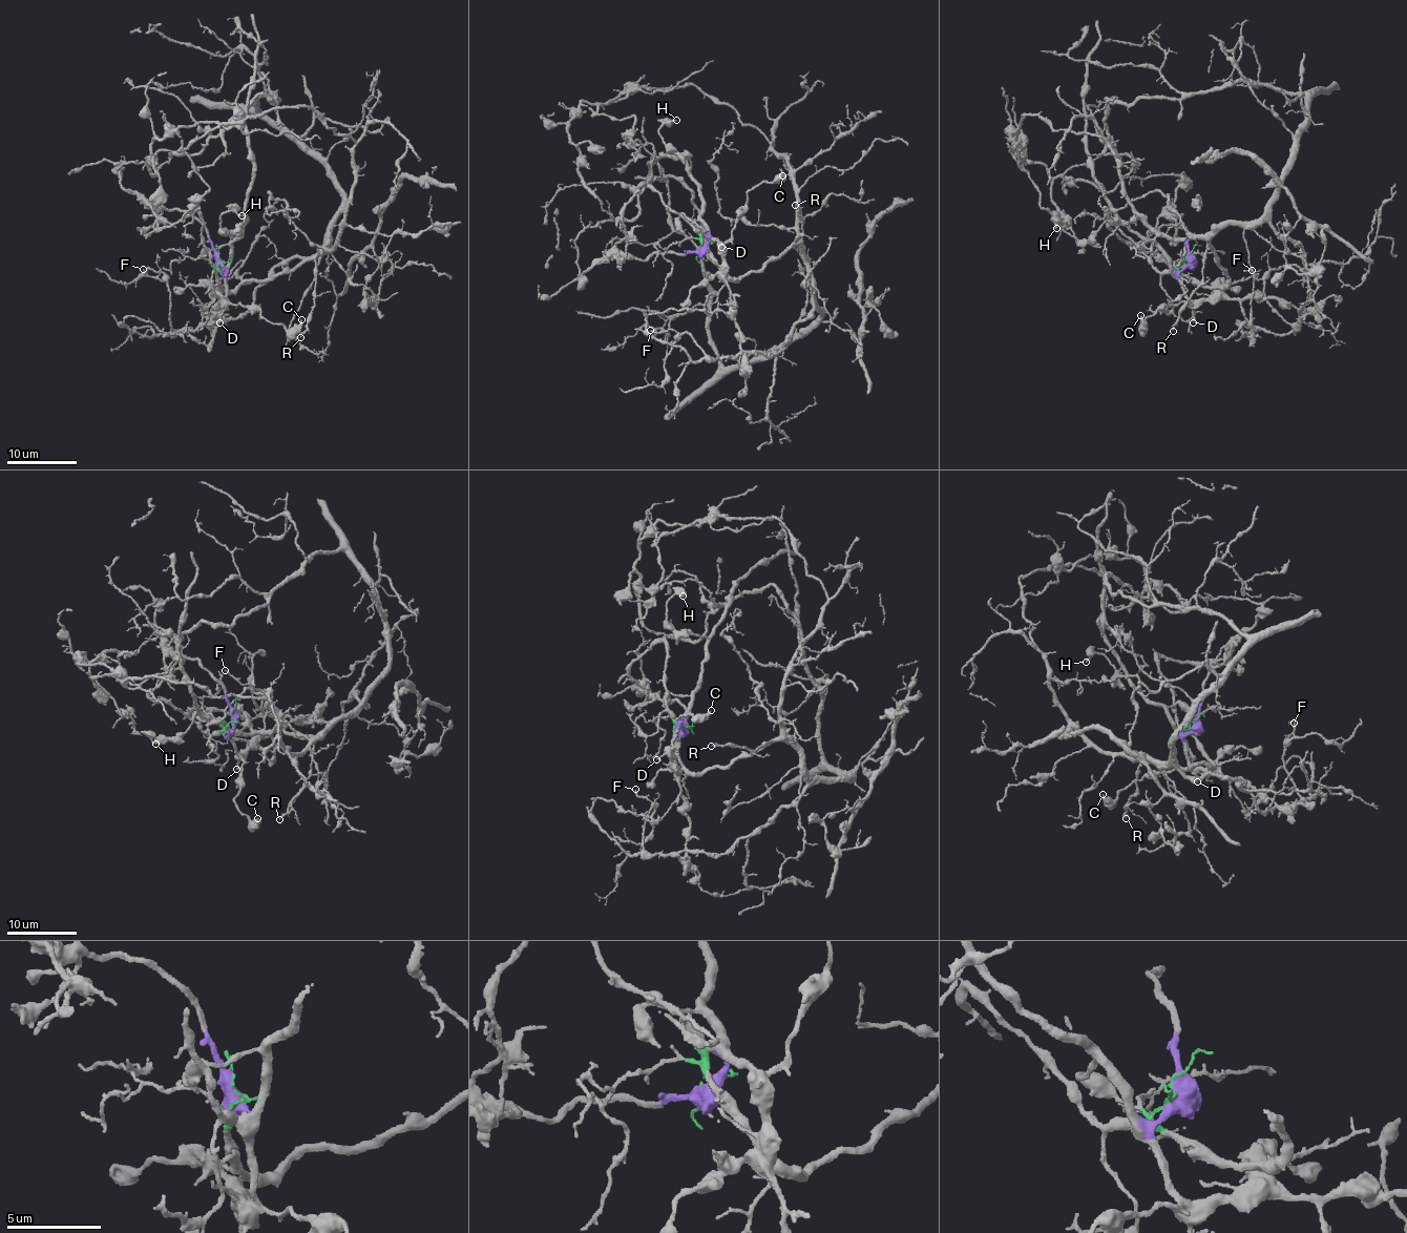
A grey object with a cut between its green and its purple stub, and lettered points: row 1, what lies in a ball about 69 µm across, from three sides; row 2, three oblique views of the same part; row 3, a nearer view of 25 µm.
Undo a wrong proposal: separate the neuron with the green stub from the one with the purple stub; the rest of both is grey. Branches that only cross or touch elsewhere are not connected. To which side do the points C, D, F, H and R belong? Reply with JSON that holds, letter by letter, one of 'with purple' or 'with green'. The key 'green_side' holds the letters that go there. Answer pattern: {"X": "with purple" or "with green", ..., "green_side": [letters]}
{"C": "with purple", "D": "with purple", "F": "with green", "H": "with purple", "R": "with green", "green_side": ["F", "R"]}

